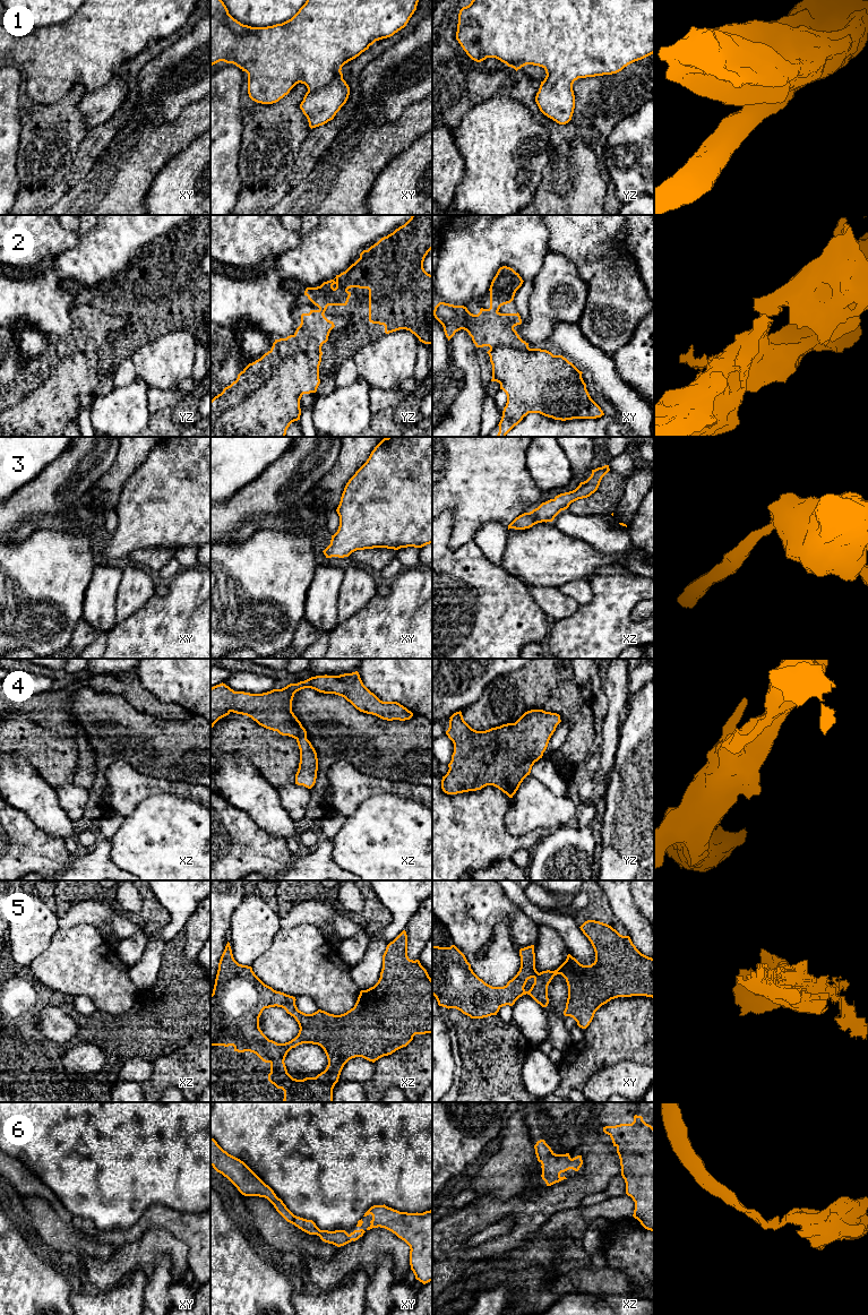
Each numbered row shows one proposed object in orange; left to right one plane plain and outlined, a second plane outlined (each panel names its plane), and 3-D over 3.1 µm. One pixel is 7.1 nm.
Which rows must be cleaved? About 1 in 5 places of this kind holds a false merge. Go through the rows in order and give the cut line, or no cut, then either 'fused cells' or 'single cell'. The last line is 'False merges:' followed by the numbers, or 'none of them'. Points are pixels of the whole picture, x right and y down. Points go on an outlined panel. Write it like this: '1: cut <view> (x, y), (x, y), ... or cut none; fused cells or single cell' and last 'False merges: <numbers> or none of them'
1: cut none; single cell
2: cut none; single cell
3: cut none; single cell
4: cut none; single cell
5: cut none; single cell
6: cut none; single cell
False merges: none of them

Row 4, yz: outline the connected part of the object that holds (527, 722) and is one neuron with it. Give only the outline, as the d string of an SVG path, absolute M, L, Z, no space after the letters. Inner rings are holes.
M543 710L527 711L515 723L485 731L472 729L464 721L461 711L449 719L446 734L454 744L454 753L448 764L449 770L441 780L442 791L447 794L457 794L493 785L509 798L513 798L523 780L530 775L534 763L542 758L551 736L561 722L559 714Z

